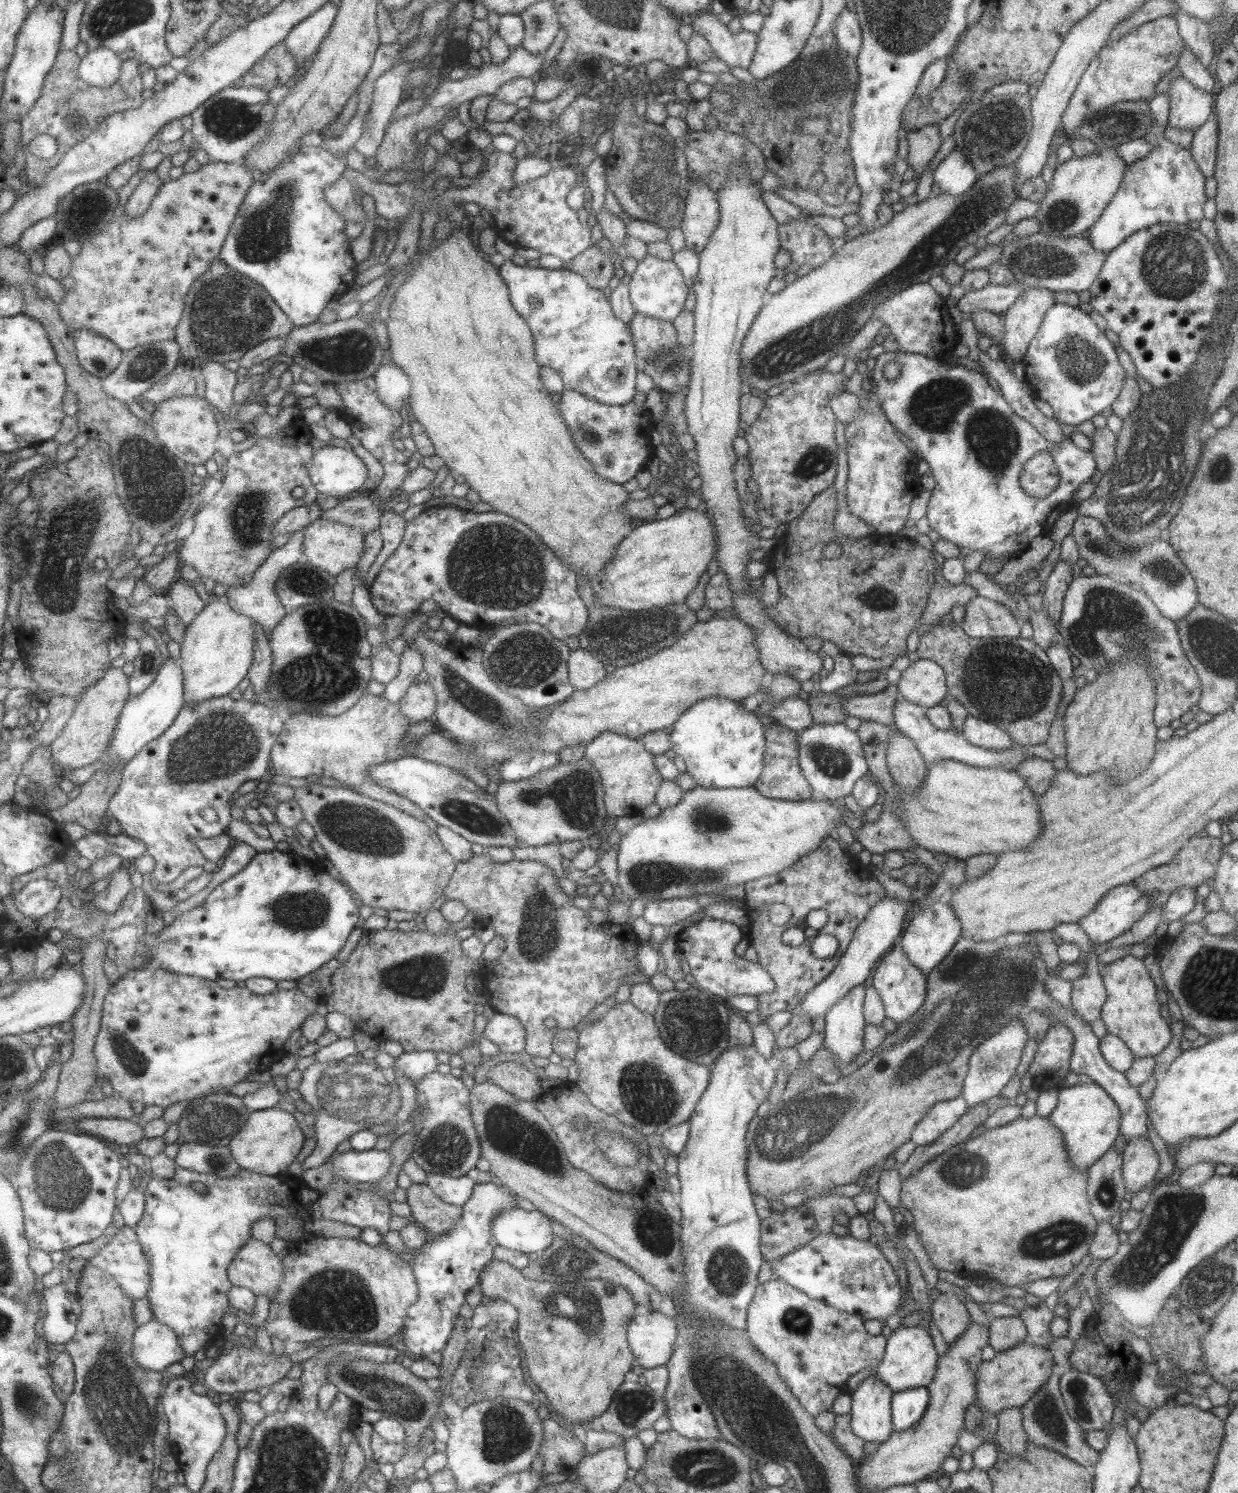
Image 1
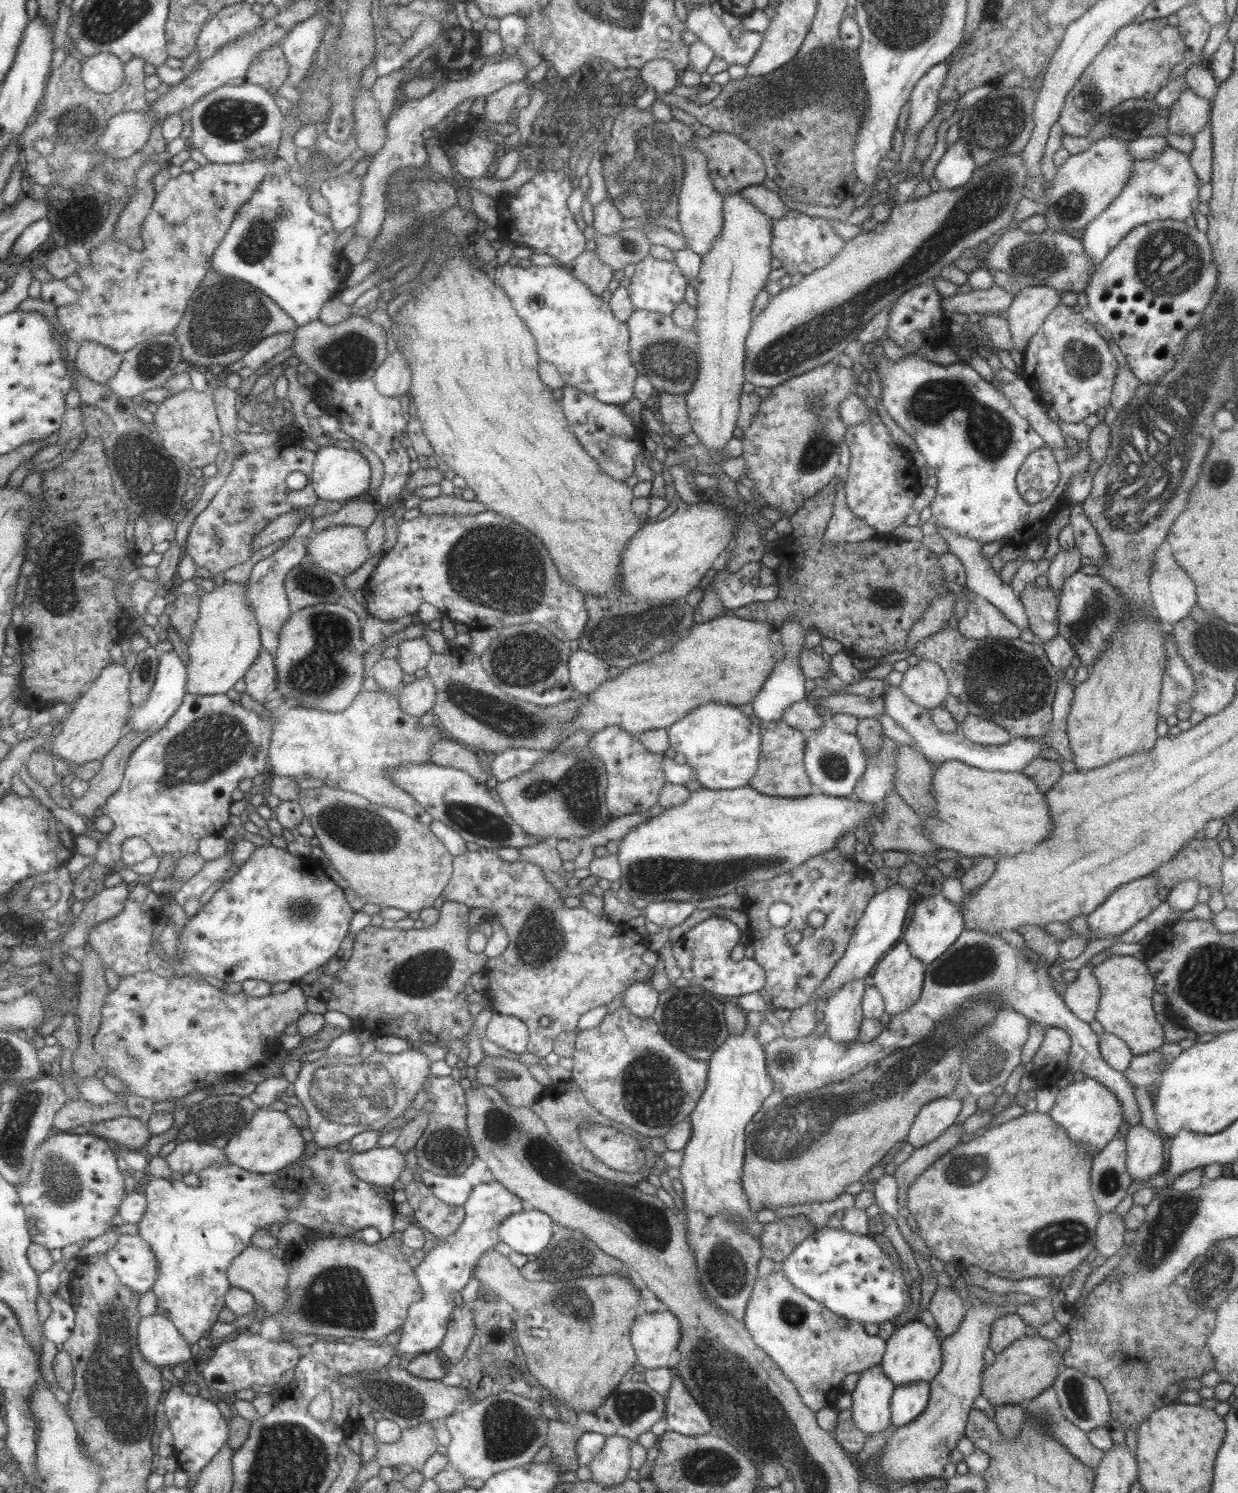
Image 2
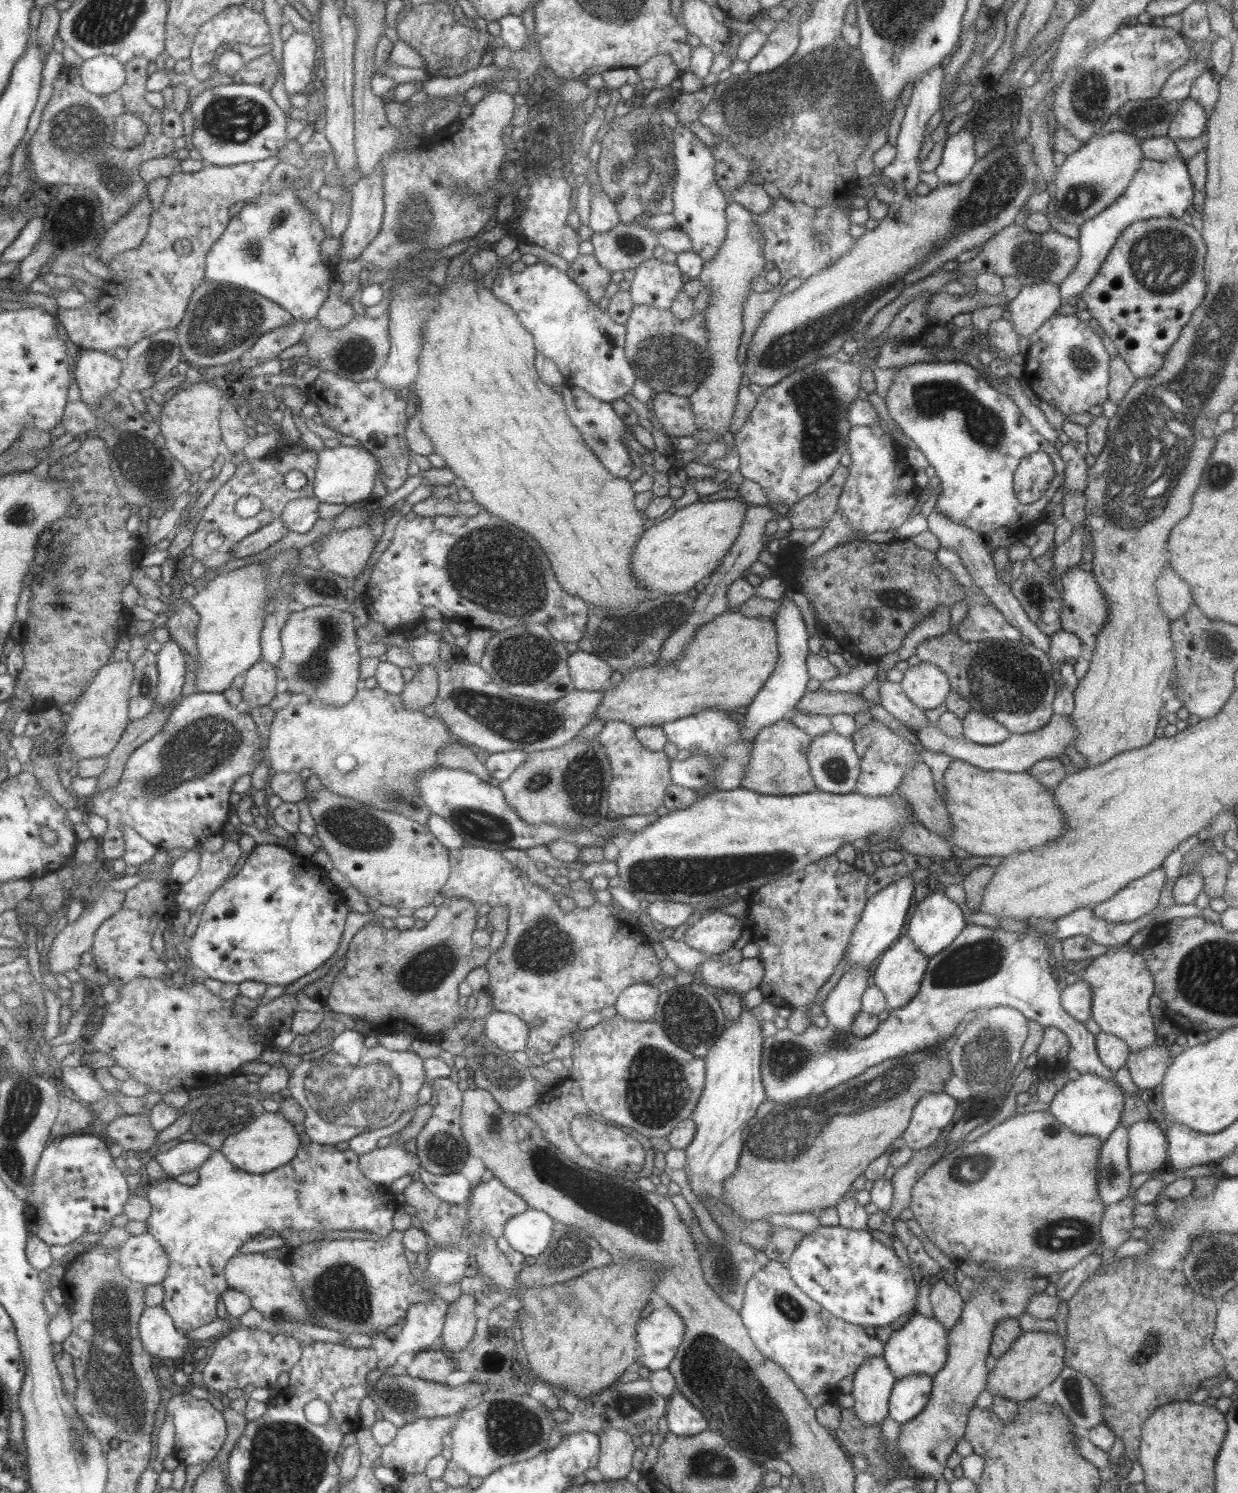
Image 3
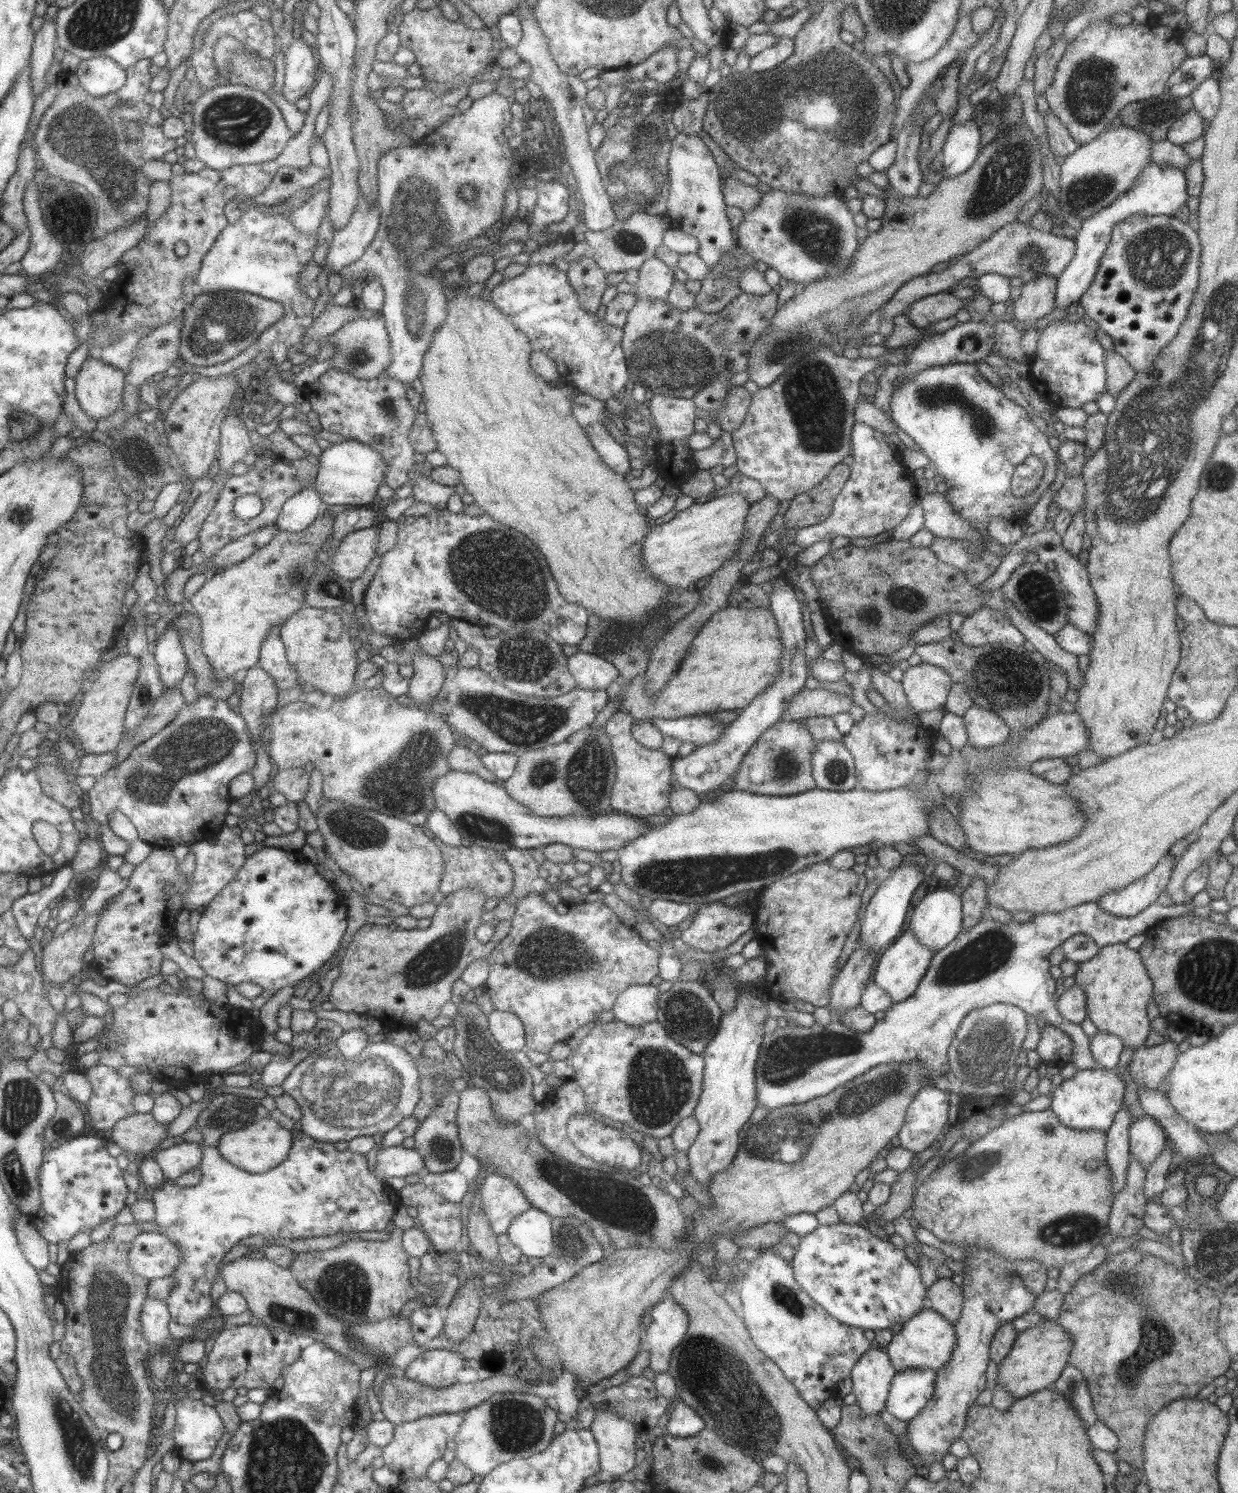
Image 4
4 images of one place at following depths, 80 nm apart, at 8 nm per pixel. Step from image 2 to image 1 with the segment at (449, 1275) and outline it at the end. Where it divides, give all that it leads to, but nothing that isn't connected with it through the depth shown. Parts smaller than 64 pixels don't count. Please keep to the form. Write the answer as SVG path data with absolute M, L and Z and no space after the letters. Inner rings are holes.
M491 1181L475 1183L469 1198L462 1204L462 1215L455 1227L437 1235L433 1242L425 1242L418 1253L412 1254L411 1272L417 1286L417 1299L408 1307L402 1326L402 1353L427 1357L441 1350L459 1317L459 1308L465 1302L465 1294L475 1283L483 1266L489 1264L492 1251L497 1246L491 1236L493 1219L504 1210L517 1208L517 1198L507 1187L496 1186Z

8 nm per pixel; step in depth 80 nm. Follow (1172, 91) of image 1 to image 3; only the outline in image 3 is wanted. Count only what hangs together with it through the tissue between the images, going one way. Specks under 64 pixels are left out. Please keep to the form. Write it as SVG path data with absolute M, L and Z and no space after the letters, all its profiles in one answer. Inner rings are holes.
M1188 96L1180 101L1179 110L1169 121L1166 135L1171 140L1185 140L1200 137L1206 130L1208 114L1198 102Z

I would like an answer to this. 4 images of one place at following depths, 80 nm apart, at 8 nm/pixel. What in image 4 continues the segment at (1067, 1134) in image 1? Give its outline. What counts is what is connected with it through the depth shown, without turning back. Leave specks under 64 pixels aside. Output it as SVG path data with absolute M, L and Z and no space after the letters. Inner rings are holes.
M1093 1067L1076 1069L1075 1073L1054 1088L1051 1092L1051 1109L1061 1124L1077 1130L1102 1130L1105 1132L1111 1124L1114 1114L1123 1104L1125 1083L1117 1077L1116 1069Z

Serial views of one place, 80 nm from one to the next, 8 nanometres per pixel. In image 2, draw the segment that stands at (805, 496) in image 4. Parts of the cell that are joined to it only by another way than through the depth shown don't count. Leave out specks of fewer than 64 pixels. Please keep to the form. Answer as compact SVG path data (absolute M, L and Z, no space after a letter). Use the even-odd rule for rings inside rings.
M833 478L833 480L830 483L827 483L823 488L821 488L821 490L818 490L814 495L806 498L803 501L803 504L788 518L792 526L791 535L793 535L793 538L797 538L797 536L799 536L799 538L807 538L807 542L793 542L793 546L797 548L797 552L805 556L805 558L801 558L801 568L799 568L799 570L801 570L801 576L795 576L795 572L789 572L789 576L787 576L787 578L789 578L787 589L779 589L777 598L767 602L755 601L754 603L746 604L741 608L734 609L733 614L737 618L744 618L747 620L755 619L770 623L773 626L774 631L780 627L780 624L785 619L796 618L799 621L799 624L804 628L805 632L807 630L814 630L815 632L818 632L821 637L832 638L833 640L840 642L843 646L844 652L847 652L852 657L868 657L869 659L878 659L886 654L889 654L890 652L901 652L905 649L904 644L906 641L906 636L908 635L909 630L911 630L911 626L913 626L915 621L920 619L920 616L923 612L925 612L925 609L930 605L930 602L938 596L950 594L950 591L943 584L944 580L946 580L946 576L941 570L938 556L931 552L931 550L925 549L925 545L921 544L921 541L909 541L908 539L903 540L902 538L896 538L891 535L883 535L881 537L874 537L865 540L865 542L863 542L863 546L861 546L861 548L857 548L857 552L855 552L855 554L853 554L853 548L851 548L851 554L847 554L838 548L835 549L833 542L822 542L825 527L827 526L827 522L832 515L832 508L836 497L836 485L836 480Z

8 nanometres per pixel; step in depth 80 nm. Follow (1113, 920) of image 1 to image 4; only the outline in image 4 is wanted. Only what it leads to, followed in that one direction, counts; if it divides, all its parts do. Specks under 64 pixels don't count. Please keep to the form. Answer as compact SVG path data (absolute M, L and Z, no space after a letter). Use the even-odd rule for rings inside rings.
M1165 855L1142 878L1132 881L1121 890L1111 890L1099 897L1095 902L1101 910L1115 916L1132 917L1140 913L1166 889L1172 867L1177 857Z

